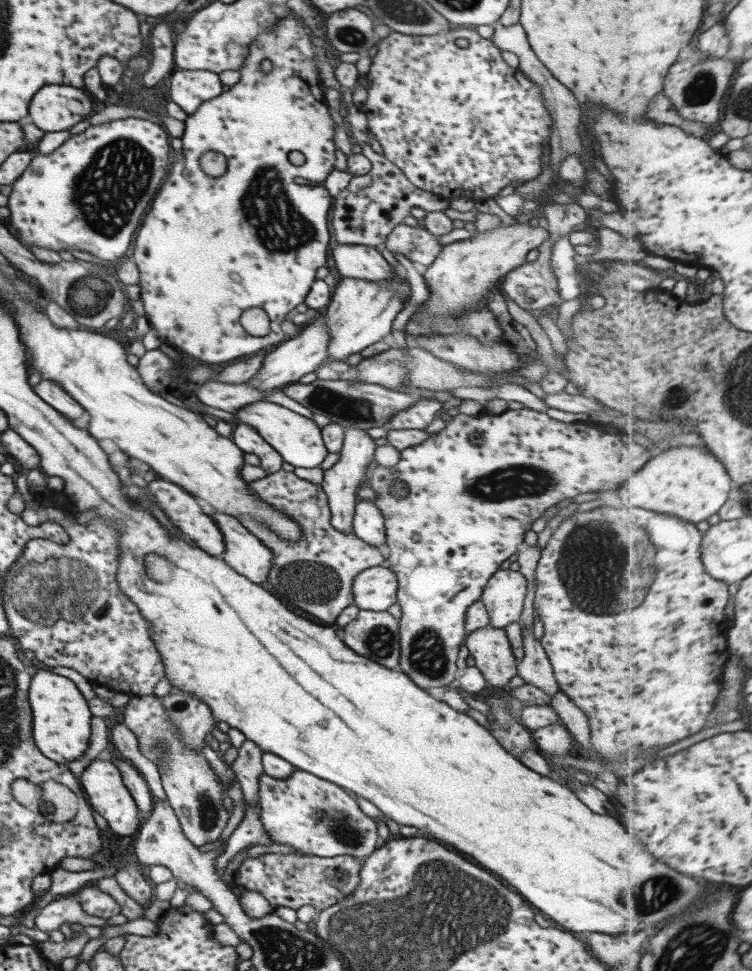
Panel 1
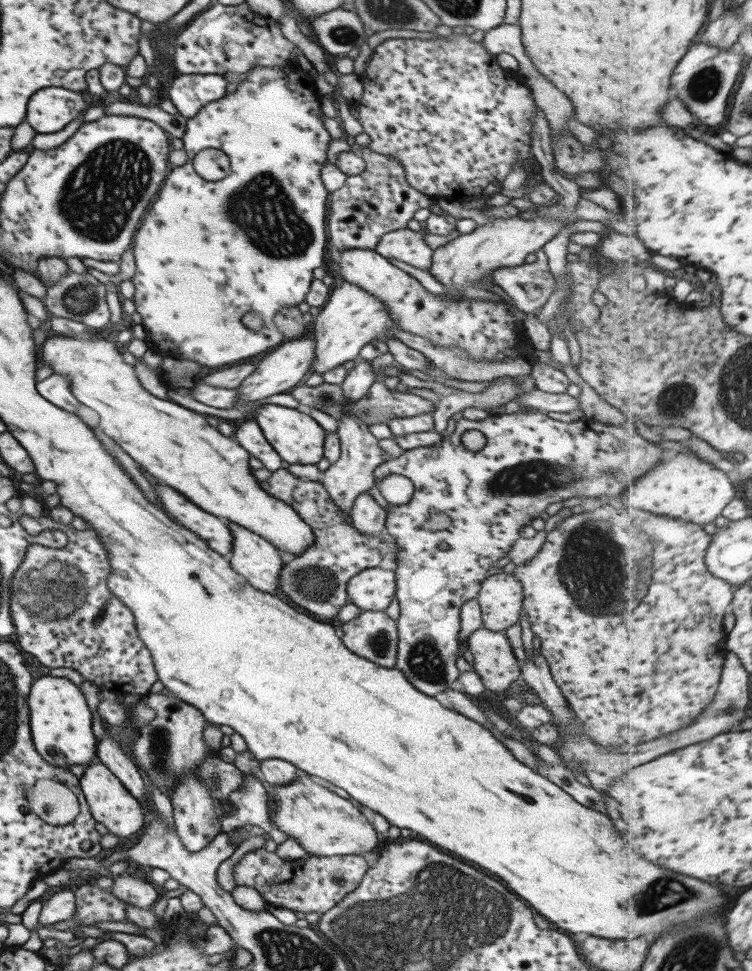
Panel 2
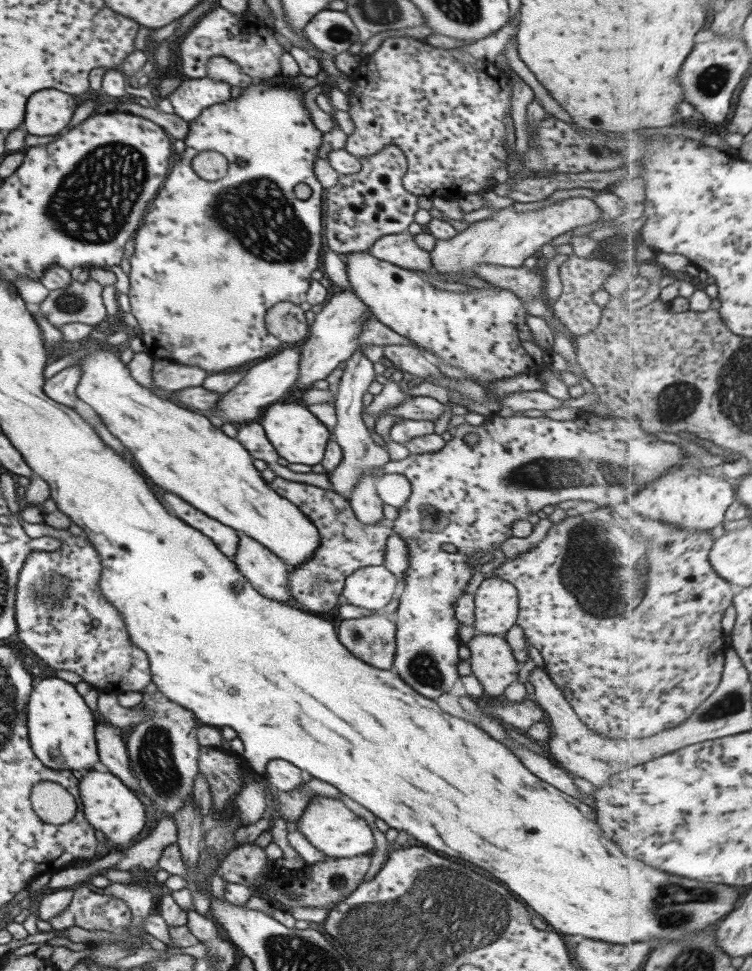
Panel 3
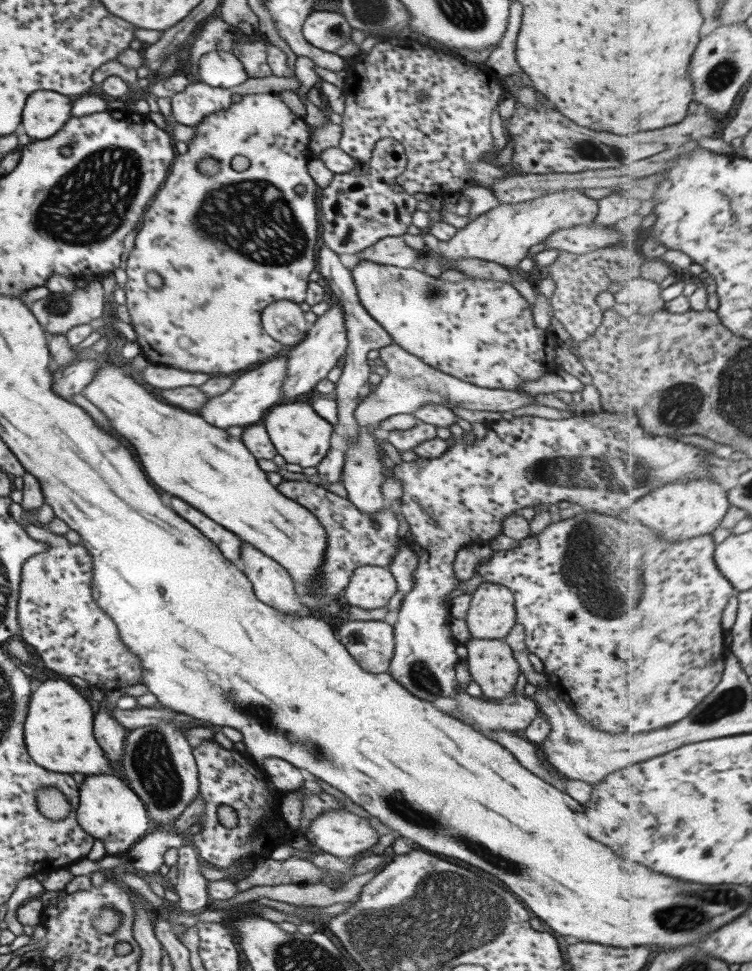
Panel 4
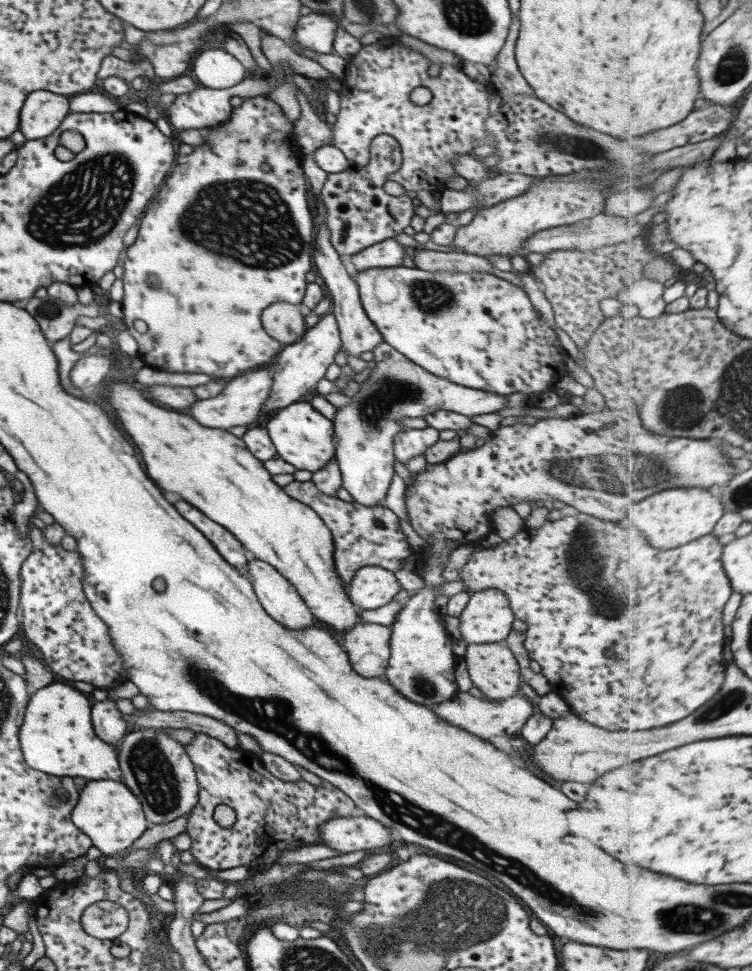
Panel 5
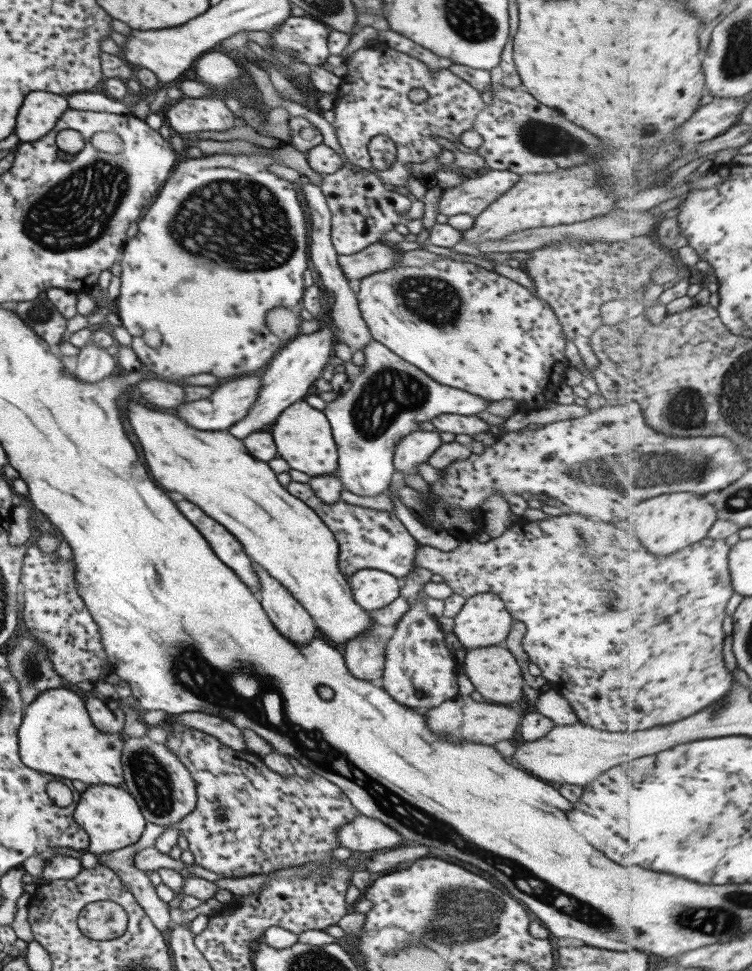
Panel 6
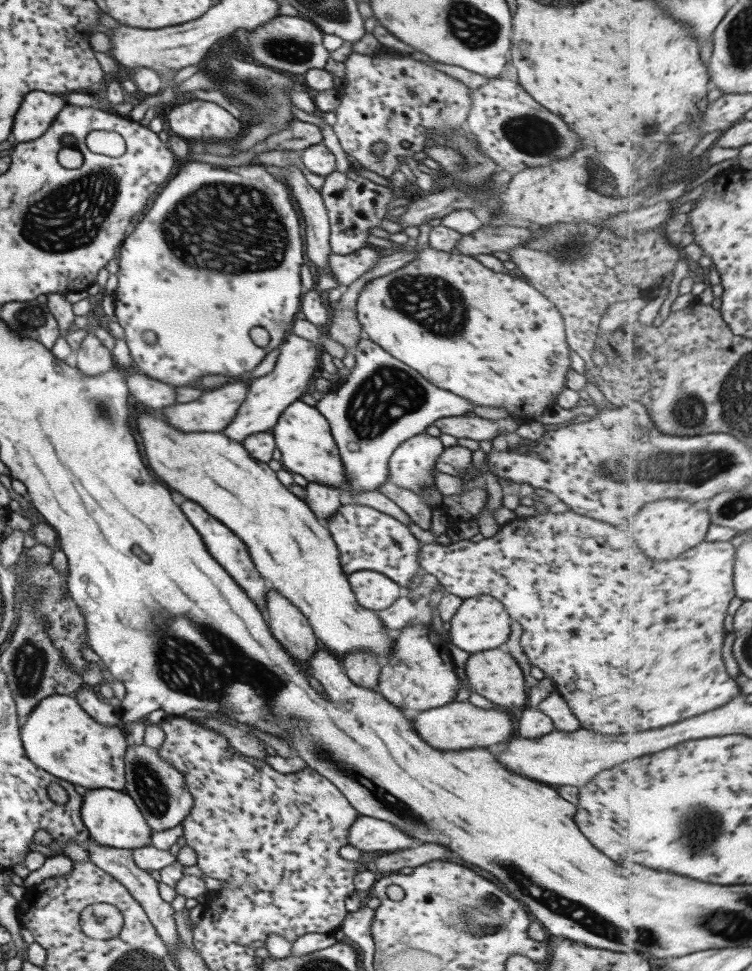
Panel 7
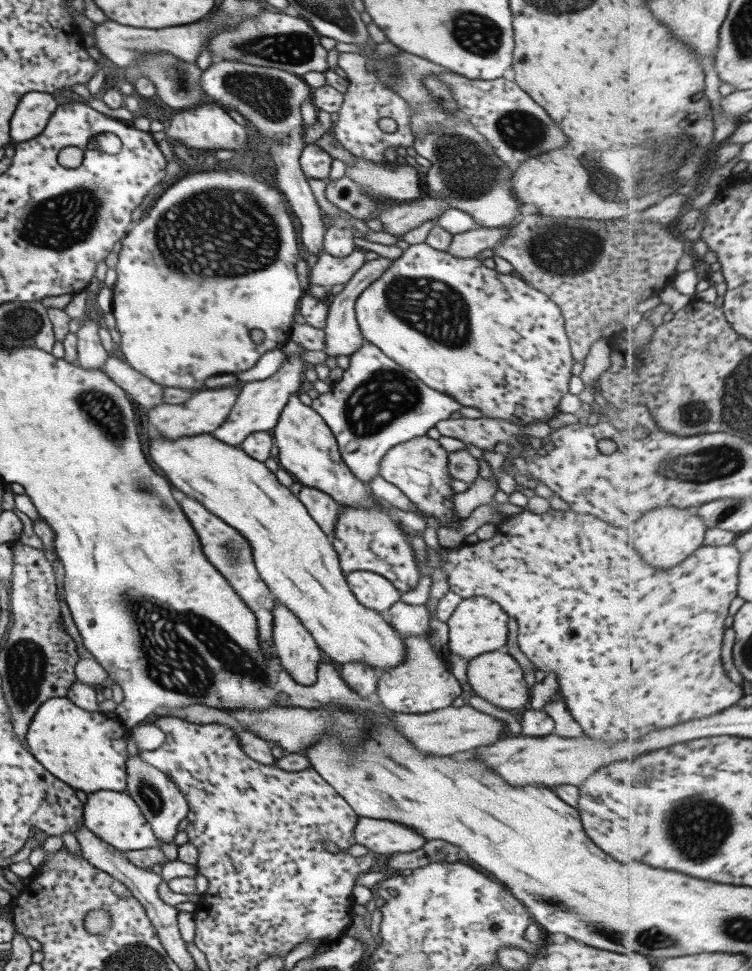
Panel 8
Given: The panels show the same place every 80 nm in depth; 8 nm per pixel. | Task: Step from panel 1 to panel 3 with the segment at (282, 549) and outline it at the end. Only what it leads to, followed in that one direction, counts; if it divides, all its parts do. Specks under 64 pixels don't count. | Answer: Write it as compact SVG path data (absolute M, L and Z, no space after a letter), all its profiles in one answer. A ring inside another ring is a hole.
M276 475L268 482L273 492L289 499L316 526L319 534L319 545L308 561L303 561L293 570L288 569L287 582L289 594L305 606L311 614L329 614L335 605L340 604L340 594L344 580L354 570L364 566L383 564L386 540L394 535L390 523L383 518L377 524L361 524L349 506L348 499L343 498L331 489L324 489L309 483L288 481Z

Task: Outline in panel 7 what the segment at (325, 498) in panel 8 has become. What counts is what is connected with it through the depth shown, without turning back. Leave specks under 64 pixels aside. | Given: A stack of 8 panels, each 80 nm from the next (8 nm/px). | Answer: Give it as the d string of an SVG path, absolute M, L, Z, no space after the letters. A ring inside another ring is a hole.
M308 482L304 489L306 497L303 501L319 521L325 522L340 507L339 490L322 485L318 482Z

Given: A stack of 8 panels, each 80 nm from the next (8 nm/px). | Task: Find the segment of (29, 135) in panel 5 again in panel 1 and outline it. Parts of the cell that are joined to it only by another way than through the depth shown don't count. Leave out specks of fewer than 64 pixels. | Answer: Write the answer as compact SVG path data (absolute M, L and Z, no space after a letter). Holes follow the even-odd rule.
M43 86L33 94L28 114L43 132L68 130L91 114L91 95L74 86Z

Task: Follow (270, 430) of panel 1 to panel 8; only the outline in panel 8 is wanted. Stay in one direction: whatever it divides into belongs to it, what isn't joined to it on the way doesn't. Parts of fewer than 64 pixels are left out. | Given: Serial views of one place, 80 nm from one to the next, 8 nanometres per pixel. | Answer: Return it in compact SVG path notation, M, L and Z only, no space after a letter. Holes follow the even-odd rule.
M293 394L291 398L287 399L285 407L273 427L272 440L278 448L275 461L279 467L294 478L295 482L326 492L340 508L360 506L377 509L388 514L378 502L372 500L368 485L355 478L345 466L336 440L323 419L310 406L303 406L299 402L297 394Z

